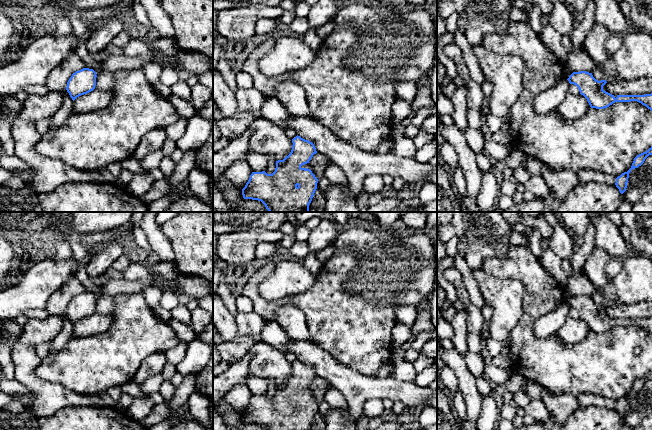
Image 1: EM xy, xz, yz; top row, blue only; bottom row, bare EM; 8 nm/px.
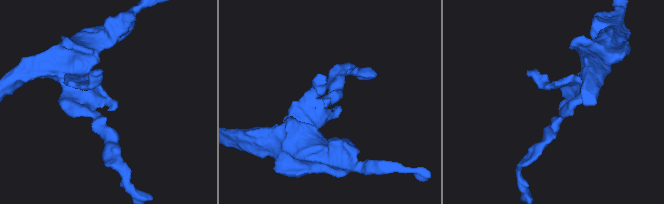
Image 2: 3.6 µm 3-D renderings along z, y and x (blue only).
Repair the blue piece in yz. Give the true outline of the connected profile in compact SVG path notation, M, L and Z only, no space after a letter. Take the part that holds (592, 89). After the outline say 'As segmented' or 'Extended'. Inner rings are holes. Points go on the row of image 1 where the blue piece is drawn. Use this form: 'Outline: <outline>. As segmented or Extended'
Outline: M586 71L573 72L567 79L570 84L578 87L591 108L604 109L615 102L637 101L652 111L652 93L645 95L614 95L603 90L606 80L596 80L592 73Z. As segmented

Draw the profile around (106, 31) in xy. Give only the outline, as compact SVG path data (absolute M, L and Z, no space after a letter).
M117 16L101 21L91 37L87 40L89 54L103 52L110 44L112 44L113 39L122 30L122 21Z

